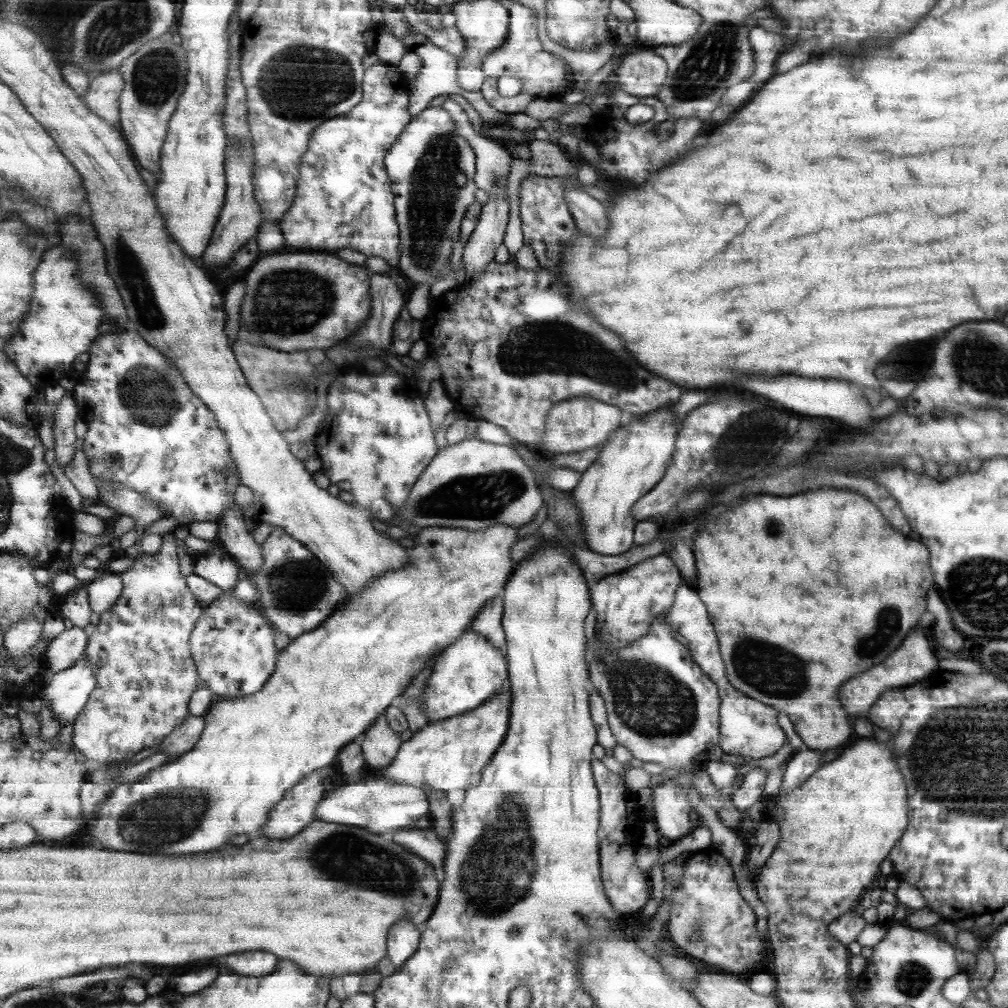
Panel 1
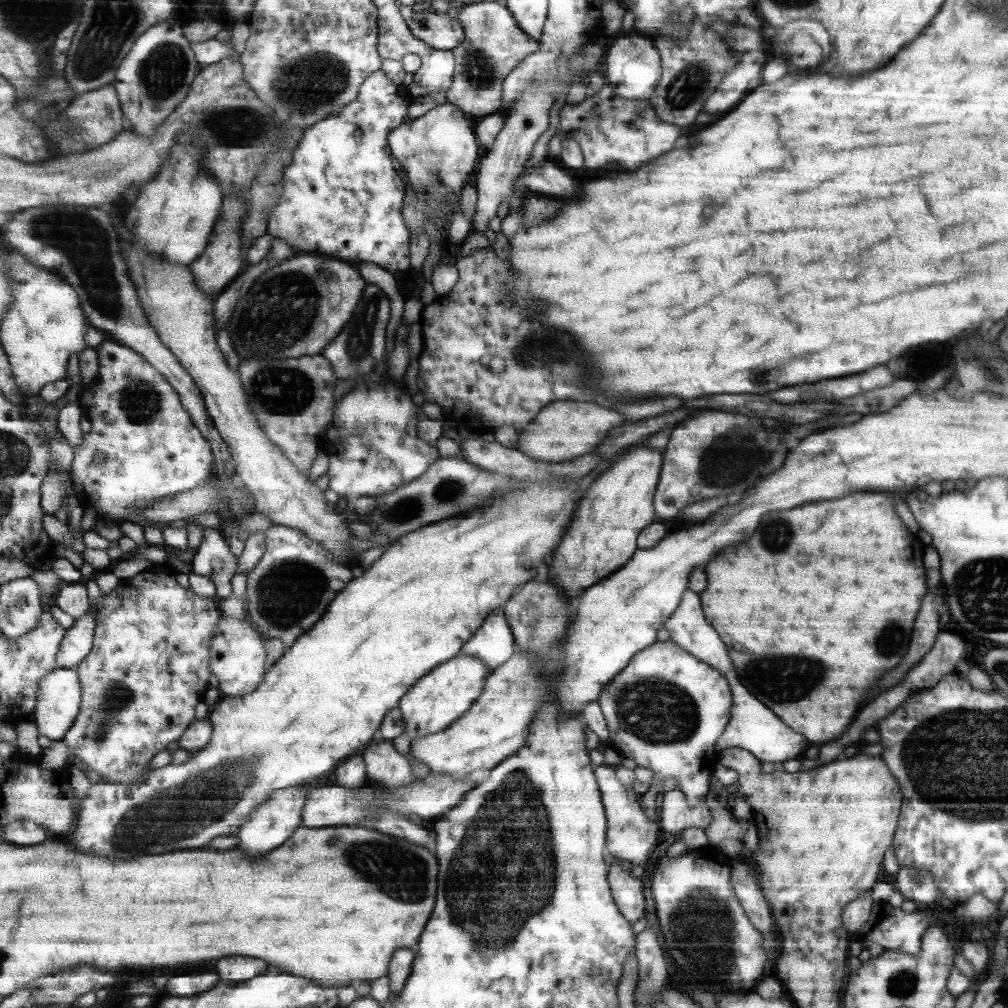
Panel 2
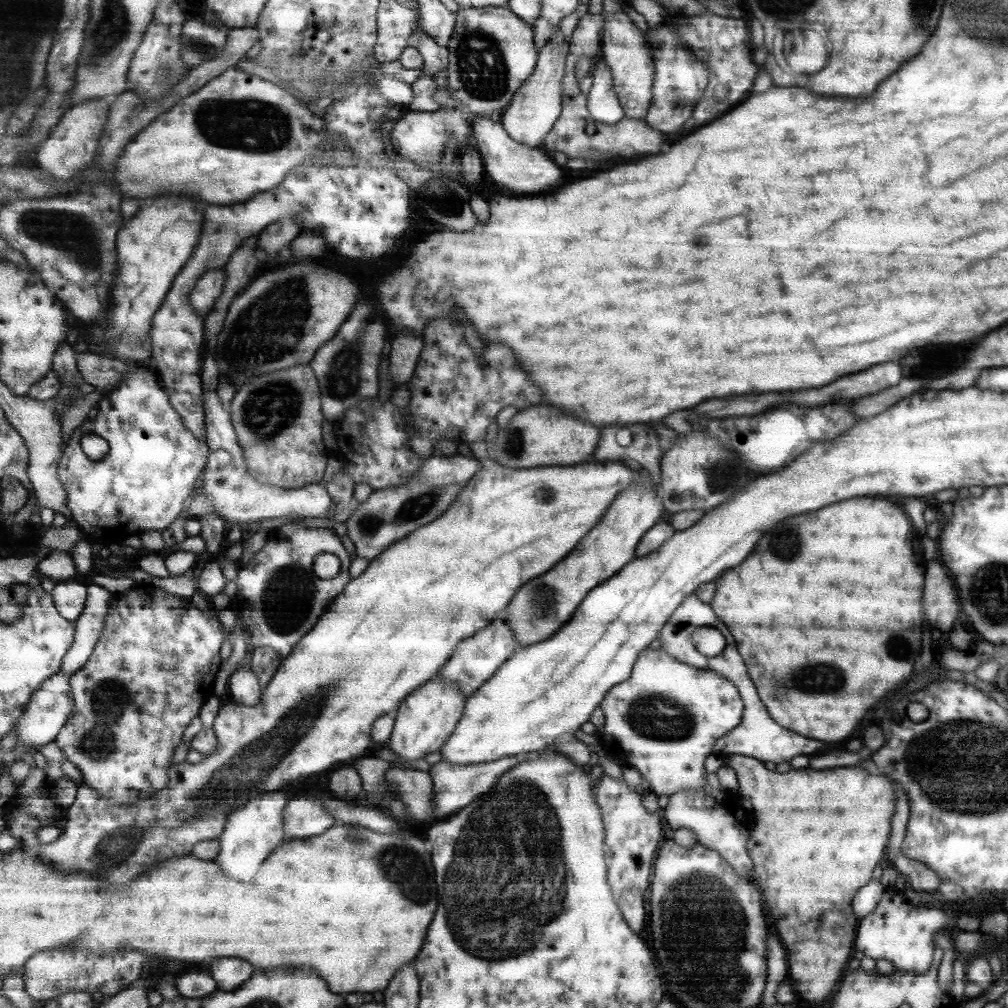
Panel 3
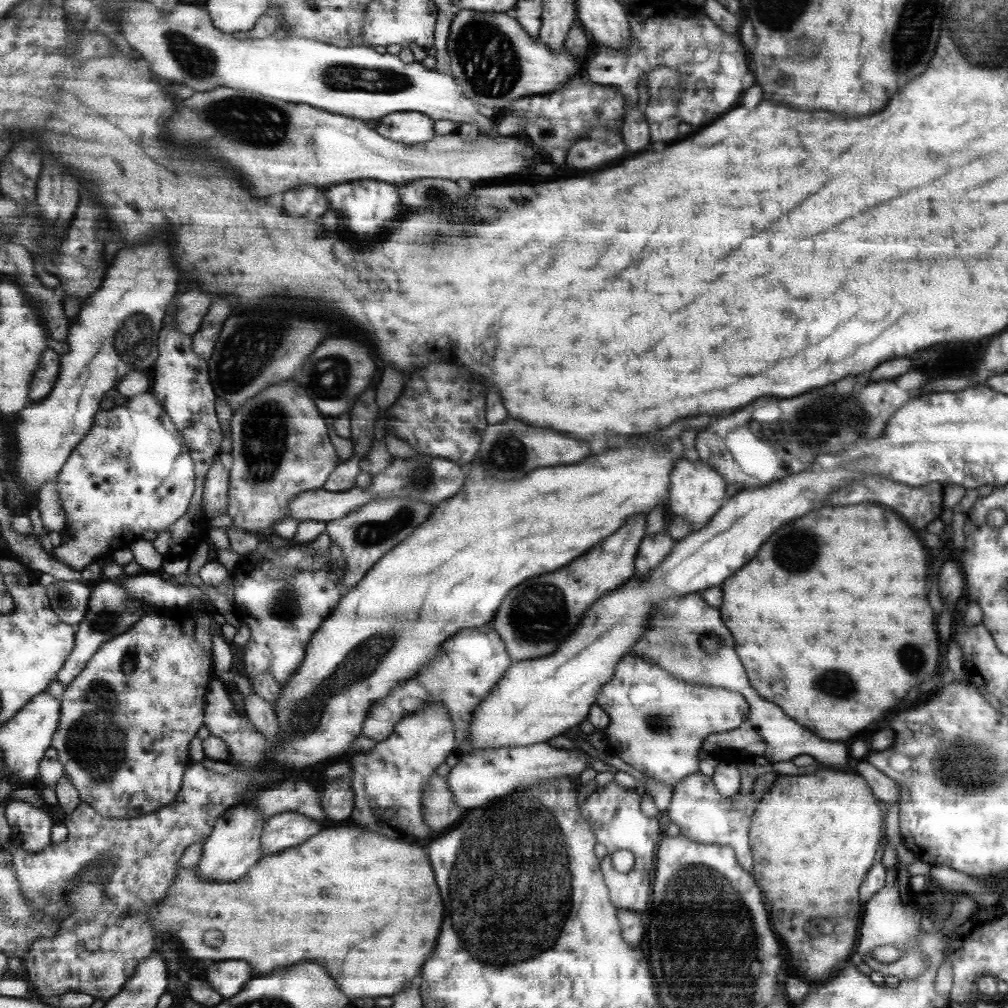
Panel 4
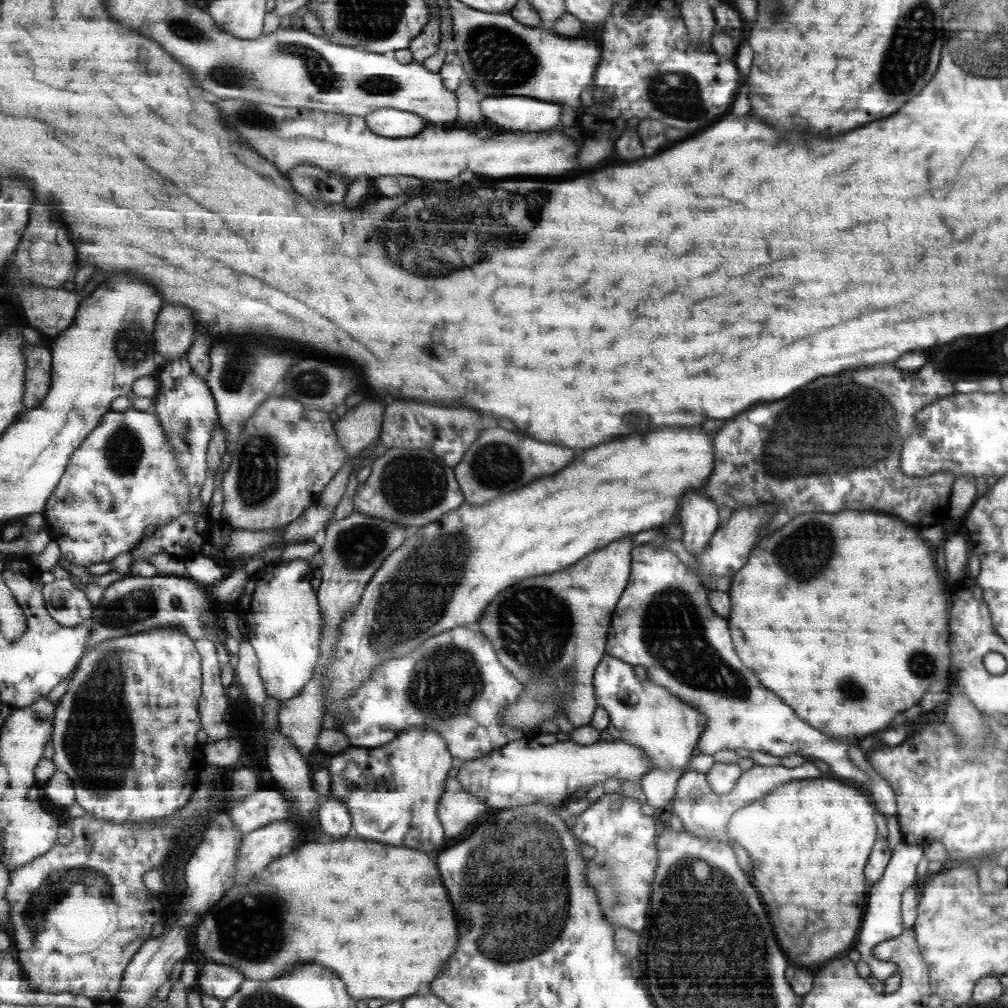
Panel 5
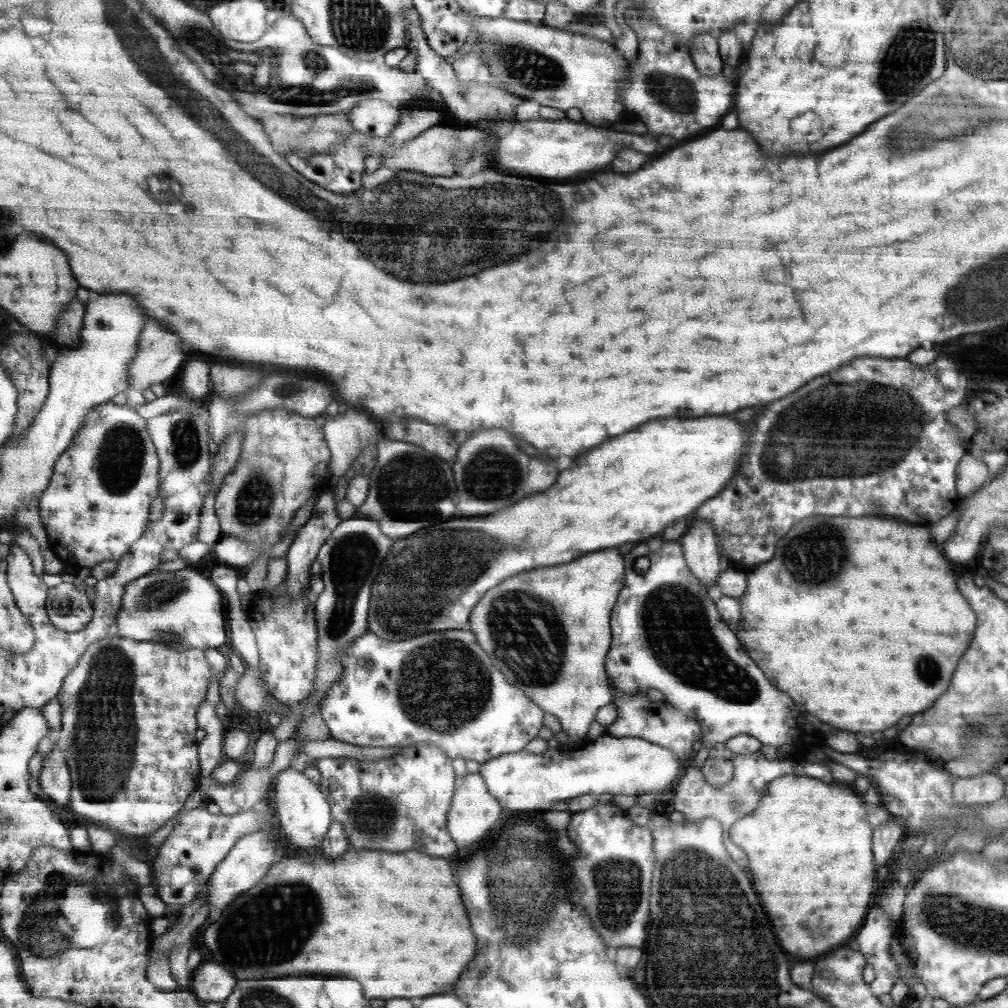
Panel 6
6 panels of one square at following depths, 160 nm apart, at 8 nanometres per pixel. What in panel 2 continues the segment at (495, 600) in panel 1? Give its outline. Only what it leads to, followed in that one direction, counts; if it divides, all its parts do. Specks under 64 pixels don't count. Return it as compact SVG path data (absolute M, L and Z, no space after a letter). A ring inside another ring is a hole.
M503 607L495 609L485 622L478 628L473 638L470 638L462 648L462 653L469 657L477 657L488 664L491 670L505 664L517 651L517 642L514 630L511 630L509 619L506 617Z

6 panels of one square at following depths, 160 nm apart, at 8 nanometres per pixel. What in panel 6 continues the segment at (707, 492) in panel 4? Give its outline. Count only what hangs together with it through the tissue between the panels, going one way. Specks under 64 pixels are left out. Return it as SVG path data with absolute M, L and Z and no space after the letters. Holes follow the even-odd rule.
M693 517L688 531L680 540L690 569L707 588L716 588L719 573L723 572L717 540L718 534L714 526L696 517Z

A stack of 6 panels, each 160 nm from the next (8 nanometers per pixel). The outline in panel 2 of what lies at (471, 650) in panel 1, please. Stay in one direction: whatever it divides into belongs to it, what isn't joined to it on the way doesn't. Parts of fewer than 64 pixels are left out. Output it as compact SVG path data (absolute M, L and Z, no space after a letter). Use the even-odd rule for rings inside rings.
M459 653L455 658L439 665L426 677L421 677L402 698L399 709L405 721L405 736L415 742L430 734L444 732L465 715L479 700L485 690L487 679L493 670L480 658Z

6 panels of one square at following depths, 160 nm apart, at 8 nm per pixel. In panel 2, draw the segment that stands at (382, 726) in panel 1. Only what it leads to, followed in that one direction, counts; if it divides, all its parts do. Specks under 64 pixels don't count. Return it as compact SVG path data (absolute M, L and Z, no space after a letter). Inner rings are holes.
M377 735L363 750L369 780L375 780L389 790L411 786L415 778L411 762L391 742Z

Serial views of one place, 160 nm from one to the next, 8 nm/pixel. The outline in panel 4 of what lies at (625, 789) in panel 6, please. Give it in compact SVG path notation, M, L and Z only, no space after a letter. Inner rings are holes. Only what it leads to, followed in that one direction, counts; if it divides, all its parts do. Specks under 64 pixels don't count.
M547 743L511 747L509 750L505 748L479 750L460 756L458 763L451 768L446 778L451 784L451 791L454 792L459 806L479 808L505 794L519 793L523 788L533 786L535 782L547 782L553 778L578 780L583 770L590 768L591 755L596 753L582 752L578 749L573 751L555 749Z

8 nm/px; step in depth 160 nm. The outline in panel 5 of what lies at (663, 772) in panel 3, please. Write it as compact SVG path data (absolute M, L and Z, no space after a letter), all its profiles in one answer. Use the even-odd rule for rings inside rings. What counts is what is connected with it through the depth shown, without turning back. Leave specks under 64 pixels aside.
M609 654L602 658L595 671L594 687L598 706L605 708L610 715L609 728L601 731L602 741L631 743L643 749L655 769L679 769L690 766L695 748L698 748L703 733L707 730L707 715L699 708L677 698L667 687L653 682L631 663Z

